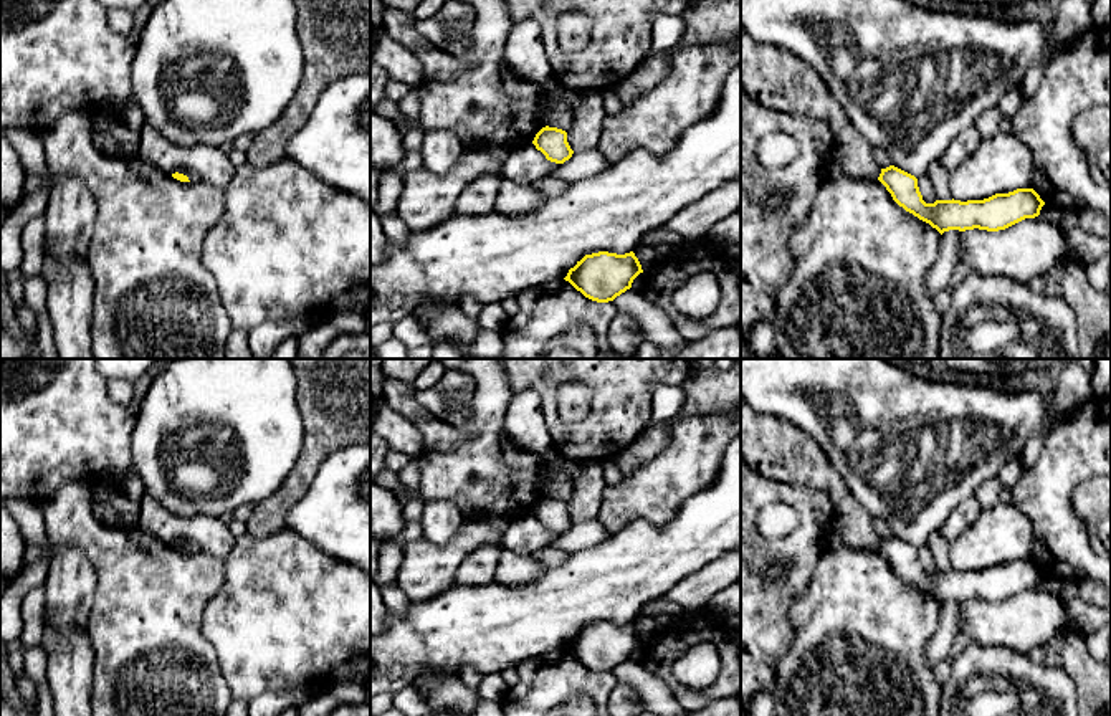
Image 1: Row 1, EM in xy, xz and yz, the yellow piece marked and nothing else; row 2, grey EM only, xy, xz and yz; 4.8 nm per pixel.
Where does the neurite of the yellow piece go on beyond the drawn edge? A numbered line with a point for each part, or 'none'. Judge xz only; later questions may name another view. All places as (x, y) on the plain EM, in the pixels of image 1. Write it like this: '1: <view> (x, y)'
none

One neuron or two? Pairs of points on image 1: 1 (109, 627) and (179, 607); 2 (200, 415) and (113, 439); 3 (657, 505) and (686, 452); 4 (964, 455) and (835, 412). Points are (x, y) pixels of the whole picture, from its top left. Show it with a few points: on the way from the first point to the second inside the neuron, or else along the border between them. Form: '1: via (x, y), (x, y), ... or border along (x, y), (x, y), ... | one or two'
1: via (126, 627), (138, 627), (157, 607), (162, 607) | one
2: border along (138, 415), (131, 439), (131, 463), (136, 472) | two
3: via (657, 491), (683, 465) | one
4: via (936, 422), (926, 412), (868, 412) | one

